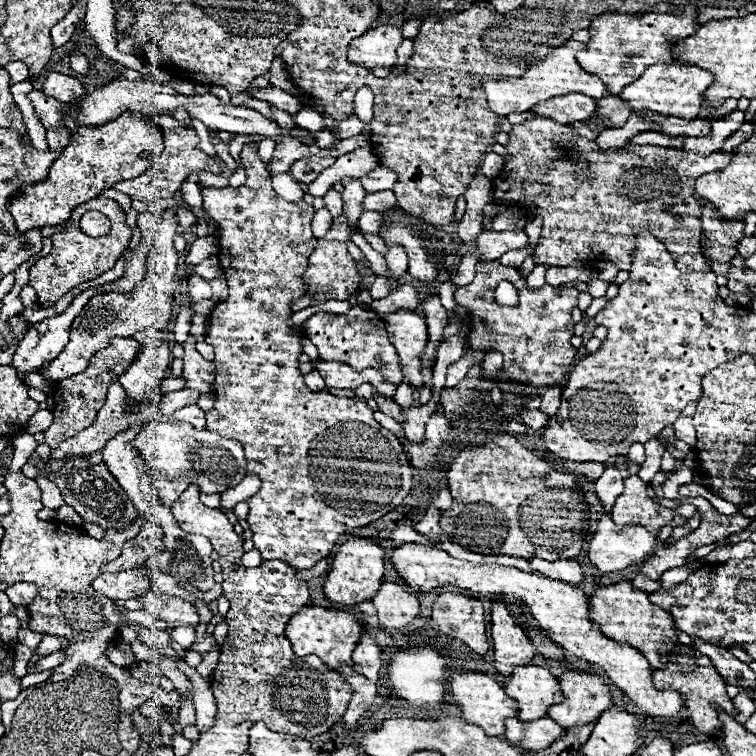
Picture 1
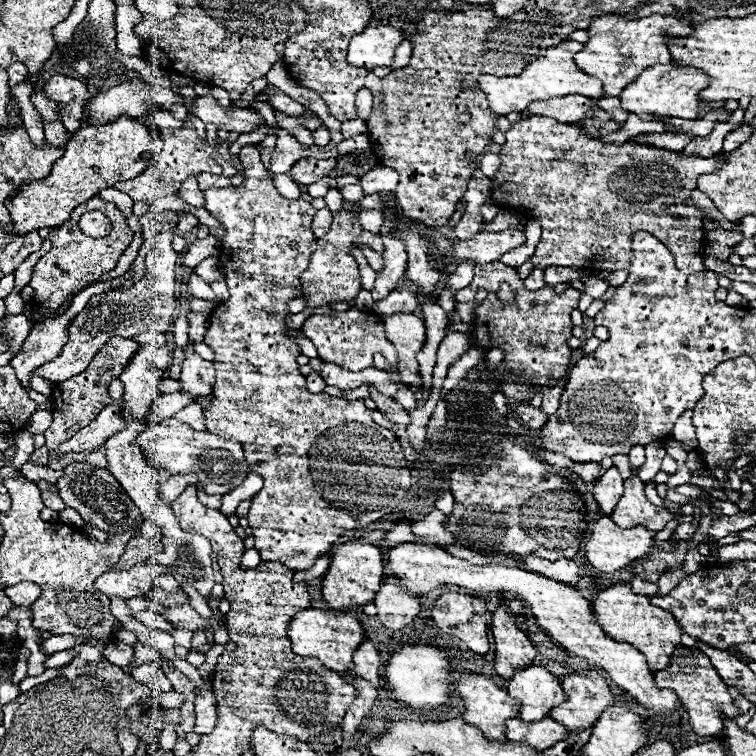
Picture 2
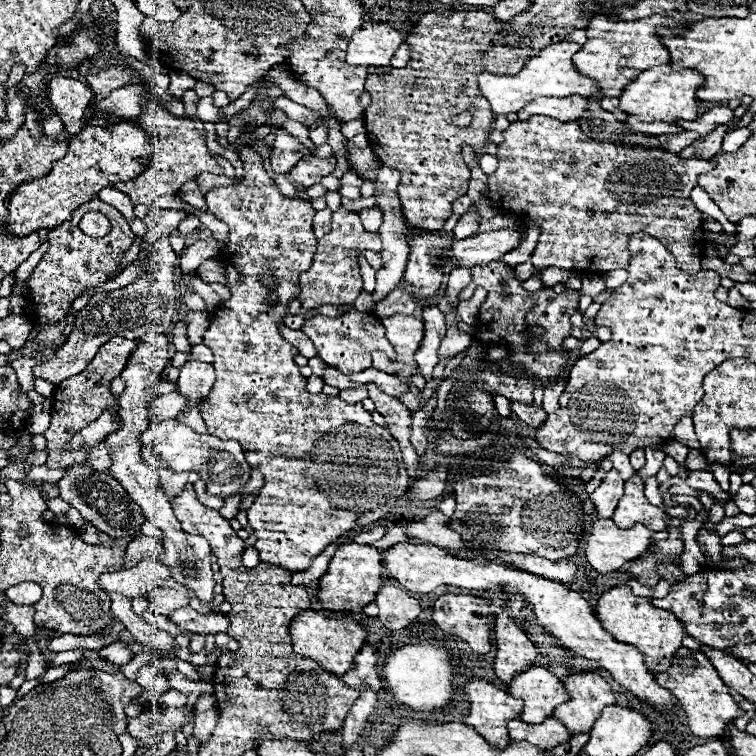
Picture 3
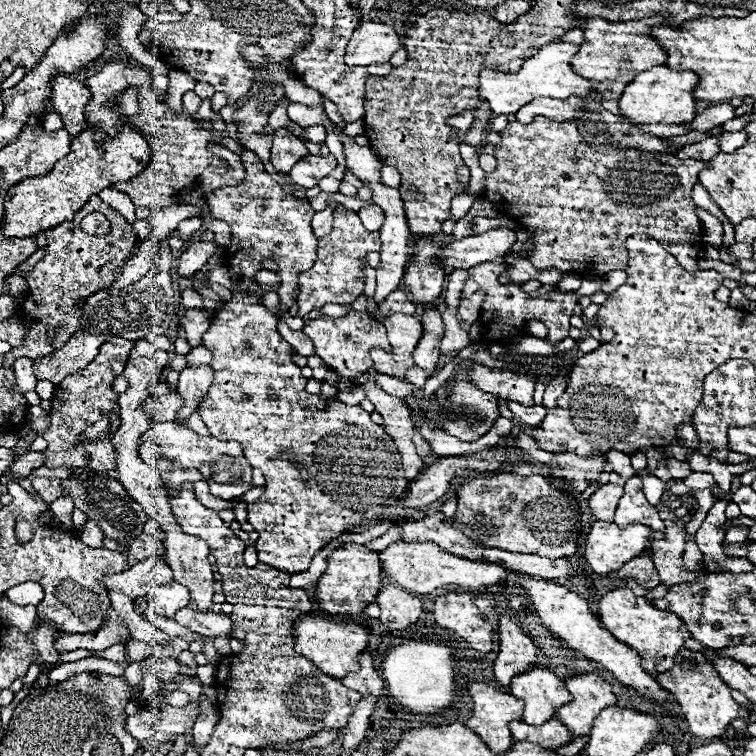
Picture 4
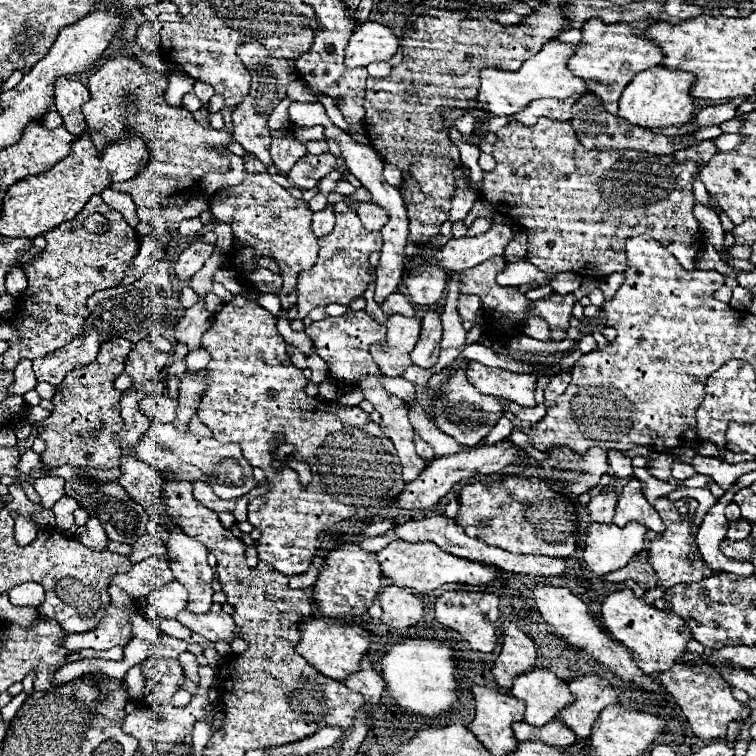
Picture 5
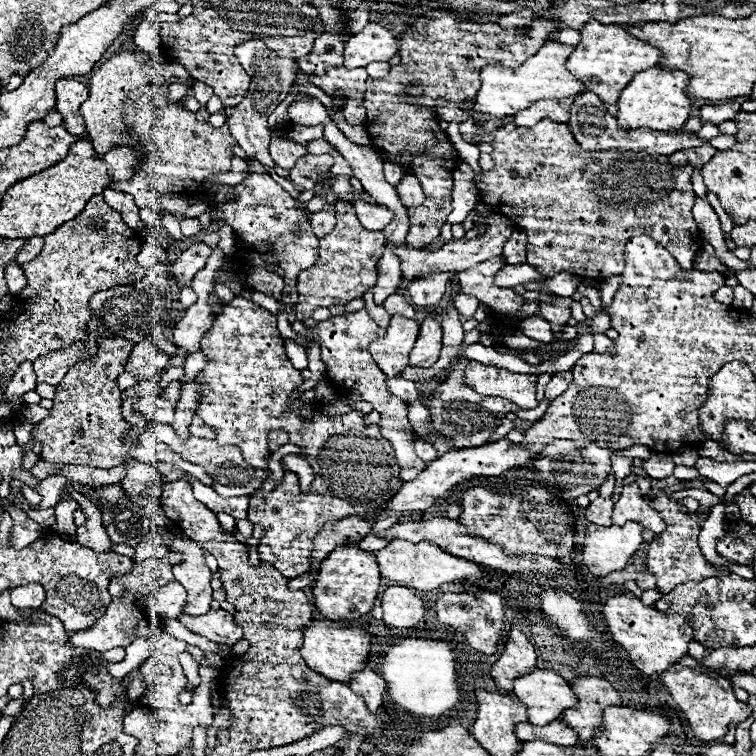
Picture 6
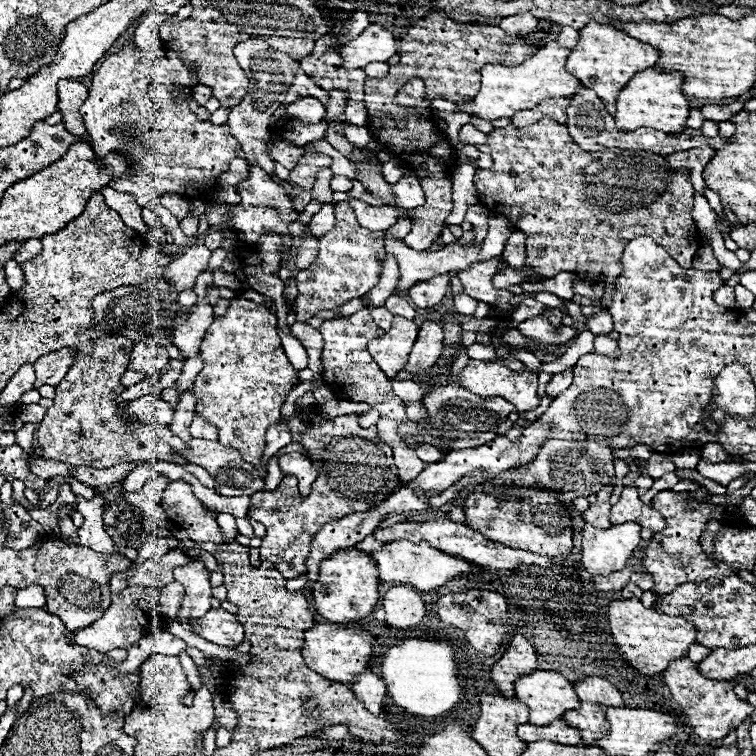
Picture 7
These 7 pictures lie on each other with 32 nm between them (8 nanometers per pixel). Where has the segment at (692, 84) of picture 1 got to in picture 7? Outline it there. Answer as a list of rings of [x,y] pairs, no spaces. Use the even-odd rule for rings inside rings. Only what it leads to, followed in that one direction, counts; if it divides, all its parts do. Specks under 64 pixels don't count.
[[[646,68],[620,90],[616,100],[616,126],[624,132],[634,128],[654,128],[666,134],[680,134],[686,126],[690,114],[690,102],[682,94],[684,78],[680,72],[658,72],[656,68]]]

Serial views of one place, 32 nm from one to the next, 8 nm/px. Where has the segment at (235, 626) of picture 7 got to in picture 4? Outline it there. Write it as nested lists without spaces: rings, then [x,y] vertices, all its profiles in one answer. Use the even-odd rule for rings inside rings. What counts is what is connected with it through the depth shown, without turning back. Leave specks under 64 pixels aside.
[[[180,608],[174,614],[174,620],[188,628],[190,632],[196,632],[206,638],[216,638],[216,636],[230,636],[232,620],[224,612],[196,612],[192,608]]]

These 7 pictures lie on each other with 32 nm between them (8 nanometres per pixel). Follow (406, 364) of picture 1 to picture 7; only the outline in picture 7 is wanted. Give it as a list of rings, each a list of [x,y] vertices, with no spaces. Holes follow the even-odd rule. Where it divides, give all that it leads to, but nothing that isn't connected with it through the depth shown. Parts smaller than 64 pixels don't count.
[[[394,316],[390,330],[386,330],[382,338],[372,340],[368,344],[368,352],[388,378],[396,378],[396,374],[406,366],[406,356],[410,354],[416,336],[418,324],[414,320]]]

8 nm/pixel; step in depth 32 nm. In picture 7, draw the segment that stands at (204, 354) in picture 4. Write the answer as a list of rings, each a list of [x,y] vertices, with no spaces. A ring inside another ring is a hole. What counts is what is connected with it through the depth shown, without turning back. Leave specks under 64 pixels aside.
[[[194,354],[194,356],[186,358],[184,368],[182,368],[182,376],[176,380],[180,394],[194,384],[194,378],[196,378],[196,374],[202,370],[202,364],[204,364],[204,360],[200,358],[200,354]]]

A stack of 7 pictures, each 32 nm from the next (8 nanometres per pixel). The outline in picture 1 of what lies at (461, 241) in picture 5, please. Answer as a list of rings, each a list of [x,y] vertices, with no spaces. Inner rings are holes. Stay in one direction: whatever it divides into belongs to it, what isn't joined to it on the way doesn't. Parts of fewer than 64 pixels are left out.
[[[510,230],[510,232],[482,232],[476,240],[478,252],[482,262],[498,260],[504,252],[514,248],[528,246],[528,234],[524,230]]]

